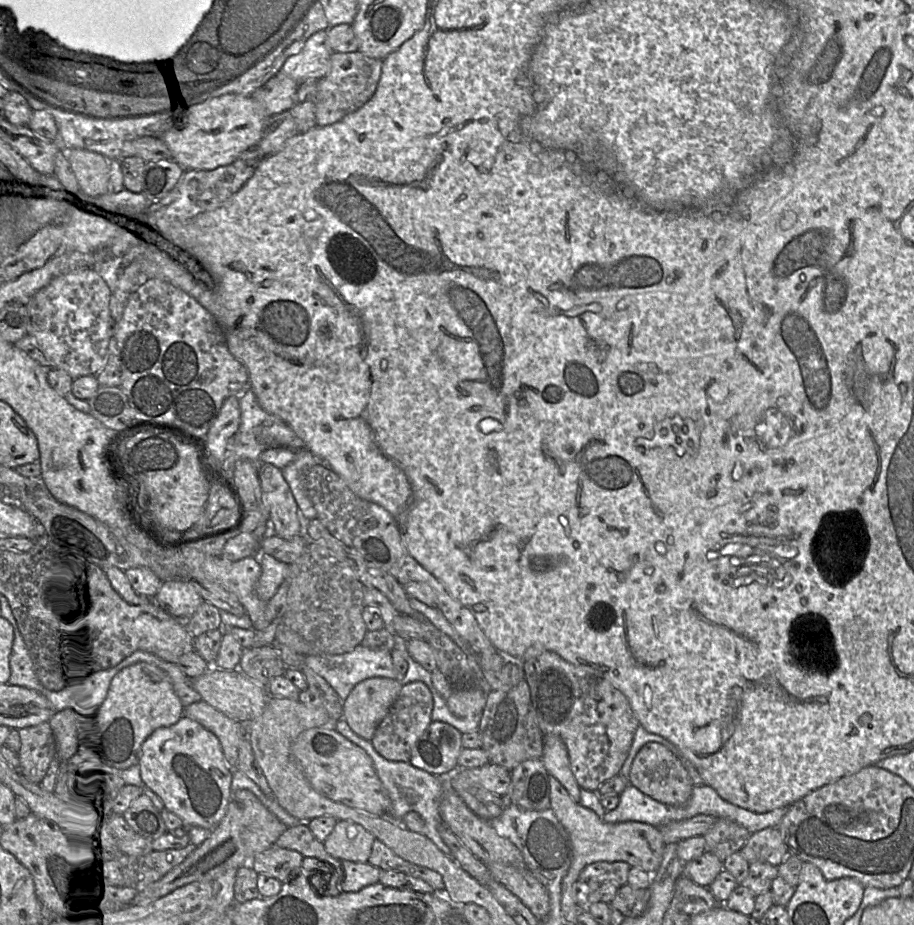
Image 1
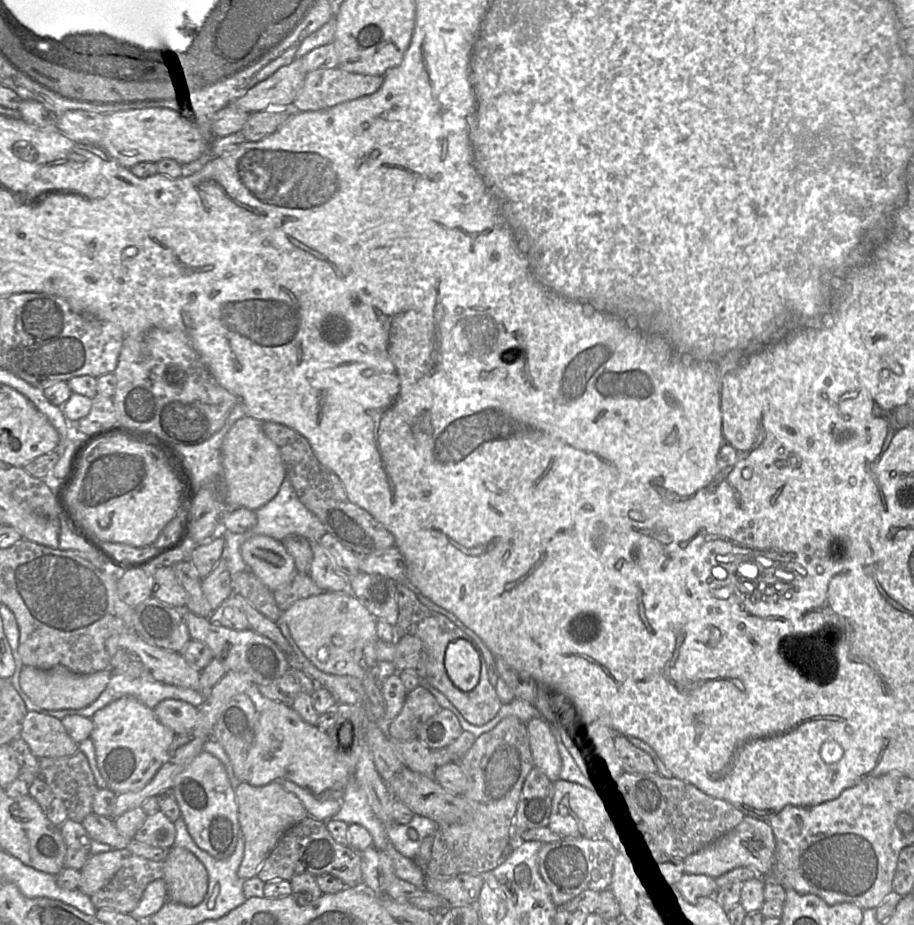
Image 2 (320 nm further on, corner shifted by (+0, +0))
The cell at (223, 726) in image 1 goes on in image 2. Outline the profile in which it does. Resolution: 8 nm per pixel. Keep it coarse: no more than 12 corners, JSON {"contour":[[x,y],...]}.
{"contour":[[177,699],[153,708],[158,720],[175,734],[196,724],[198,708]]}

